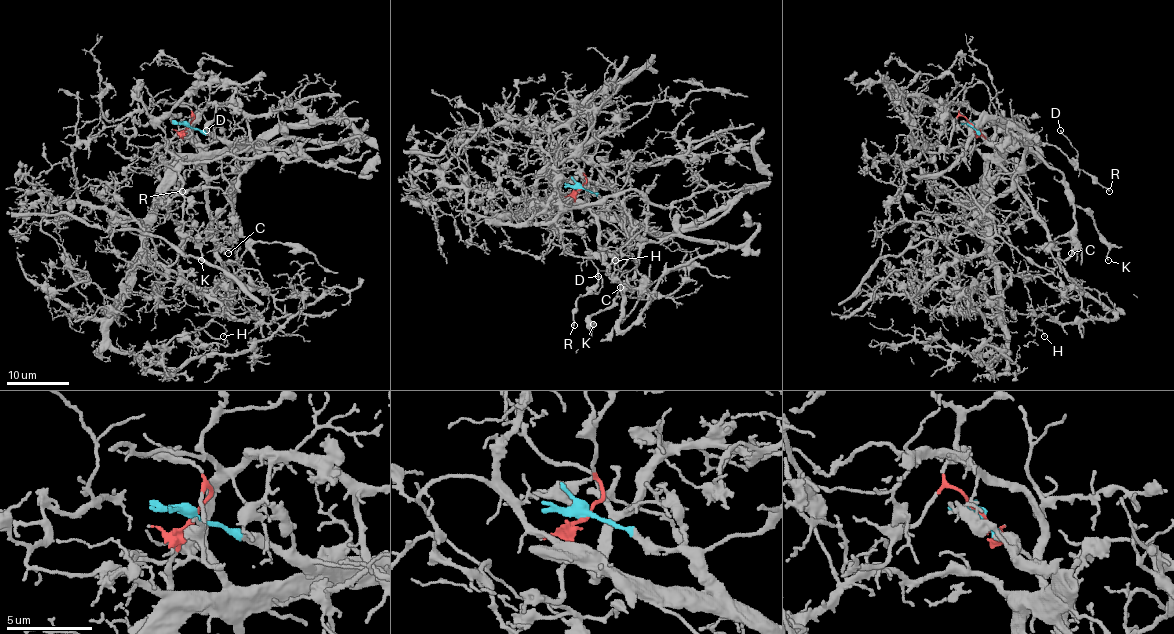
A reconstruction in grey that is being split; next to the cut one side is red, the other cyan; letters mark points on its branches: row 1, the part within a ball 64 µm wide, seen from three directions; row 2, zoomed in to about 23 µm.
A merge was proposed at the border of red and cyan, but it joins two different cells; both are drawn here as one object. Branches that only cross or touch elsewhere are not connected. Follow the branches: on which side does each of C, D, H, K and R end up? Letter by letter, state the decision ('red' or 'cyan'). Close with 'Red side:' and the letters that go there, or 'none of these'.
C: cyan
D: red
H: cyan
K: cyan
R: red
Red side: D, R

